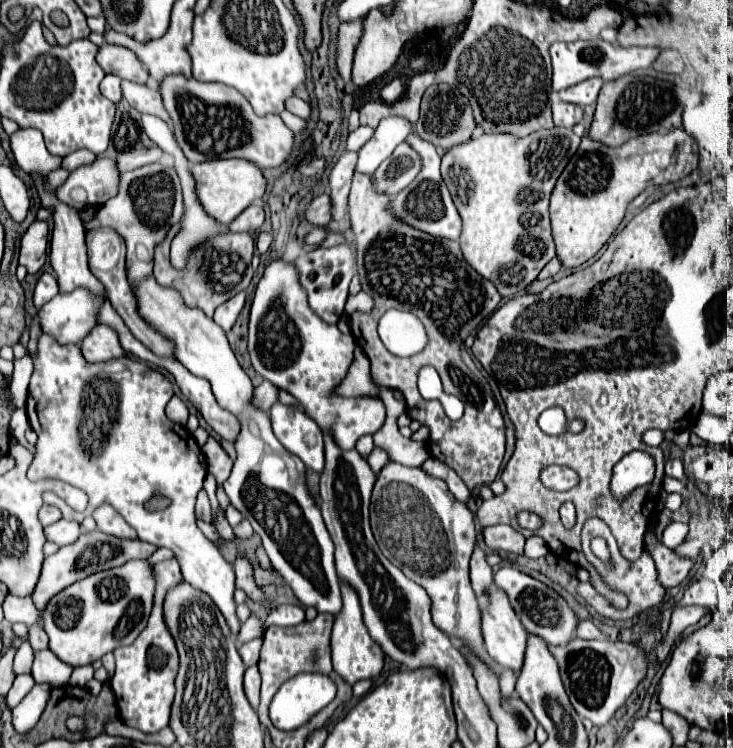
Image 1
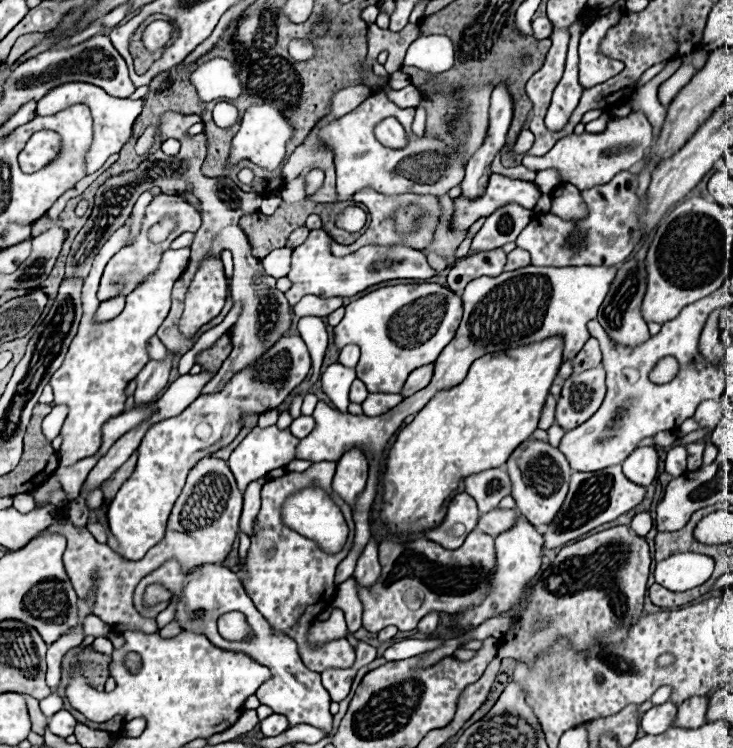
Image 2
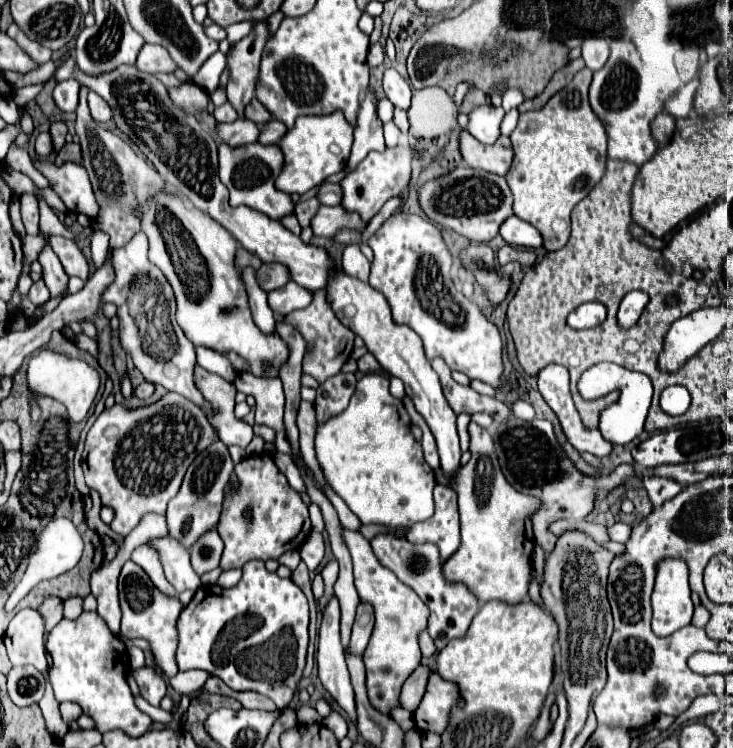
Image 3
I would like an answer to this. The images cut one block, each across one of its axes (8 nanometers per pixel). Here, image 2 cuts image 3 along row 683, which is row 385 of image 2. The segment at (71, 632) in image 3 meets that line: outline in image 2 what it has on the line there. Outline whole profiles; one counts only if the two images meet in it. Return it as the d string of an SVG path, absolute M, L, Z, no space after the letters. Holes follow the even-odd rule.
M104 246L96 254L94 264L92 264L88 278L84 280L84 288L82 288L84 316L82 316L78 334L74 336L62 366L50 378L50 386L54 390L54 404L68 406L68 416L60 430L60 436L62 436L60 464L62 466L70 466L100 450L100 444L102 444L100 428L108 418L122 414L124 402L126 402L124 388L128 386L130 380L136 378L140 368L144 368L144 364L150 360L150 356L146 352L146 344L156 334L156 330L164 322L164 318L168 316L172 284L182 276L190 258L190 248L188 247L178 250L168 249L160 260L158 270L152 272L126 297L123 312L110 322L96 322L94 314L100 304L96 300L96 295L102 270L104 270L106 260L110 260L110 256L114 252L116 252L116 248L108 250Z

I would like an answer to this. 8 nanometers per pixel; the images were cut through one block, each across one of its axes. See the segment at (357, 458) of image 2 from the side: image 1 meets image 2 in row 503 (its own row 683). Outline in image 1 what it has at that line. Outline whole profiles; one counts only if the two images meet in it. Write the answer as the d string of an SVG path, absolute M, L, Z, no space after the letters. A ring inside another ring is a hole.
M342 584L342 600L344 600L344 606L342 606L342 612L340 616L336 616L336 622L334 622L334 630L332 630L332 664L334 664L334 670L338 672L338 676L346 682L346 684L356 684L358 680L364 680L364 678L374 678L382 672L384 668L384 650L380 644L376 644L368 630L364 628L364 620L362 620L362 610L360 610L360 602L358 602L358 596L356 592Z

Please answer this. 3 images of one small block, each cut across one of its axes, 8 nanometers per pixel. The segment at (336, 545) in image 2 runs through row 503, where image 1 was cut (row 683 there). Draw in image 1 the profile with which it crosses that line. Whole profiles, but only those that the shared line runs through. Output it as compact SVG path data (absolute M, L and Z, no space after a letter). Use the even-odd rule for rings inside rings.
M300 674L288 680L270 704L270 720L280 730L296 730L336 696L334 682L324 674Z

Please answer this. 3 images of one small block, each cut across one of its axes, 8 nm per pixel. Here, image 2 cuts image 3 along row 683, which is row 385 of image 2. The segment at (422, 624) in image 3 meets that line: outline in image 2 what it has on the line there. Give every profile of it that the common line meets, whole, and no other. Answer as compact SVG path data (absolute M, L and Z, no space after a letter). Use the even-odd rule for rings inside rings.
M398 284L374 290L346 306L342 322L334 328L334 344L342 350L348 344L356 344L362 350L356 374L364 380L368 392L392 392L400 394L408 374L424 364L434 362L444 346L454 338L462 318L462 300L452 290L440 284Z

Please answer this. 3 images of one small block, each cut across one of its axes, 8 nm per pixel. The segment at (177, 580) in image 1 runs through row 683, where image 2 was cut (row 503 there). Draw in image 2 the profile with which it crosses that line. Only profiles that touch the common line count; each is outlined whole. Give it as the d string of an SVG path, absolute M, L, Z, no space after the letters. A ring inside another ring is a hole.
M282 336L256 362L252 362L244 370L236 372L234 378L220 392L202 394L182 414L178 414L174 418L164 418L164 420L160 420L160 422L156 422L156 424L152 424L148 428L148 432L142 438L142 444L138 448L138 464L136 464L136 470L132 472L132 478L128 478L122 484L122 488L116 494L116 498L108 506L108 524L110 524L110 530L118 538L120 552L128 560L140 560L152 546L156 546L164 538L170 510L172 510L176 498L180 496L180 492L184 488L188 472L204 456L210 456L210 454L218 452L220 448L228 446L238 436L238 432L242 430L242 422L244 422L246 416L250 416L250 414L262 414L262 412L272 410L278 404L282 404L284 398L296 386L300 386L300 382L308 376L308 370L310 370L310 354L308 354L308 348L304 344L304 340L300 336Z

